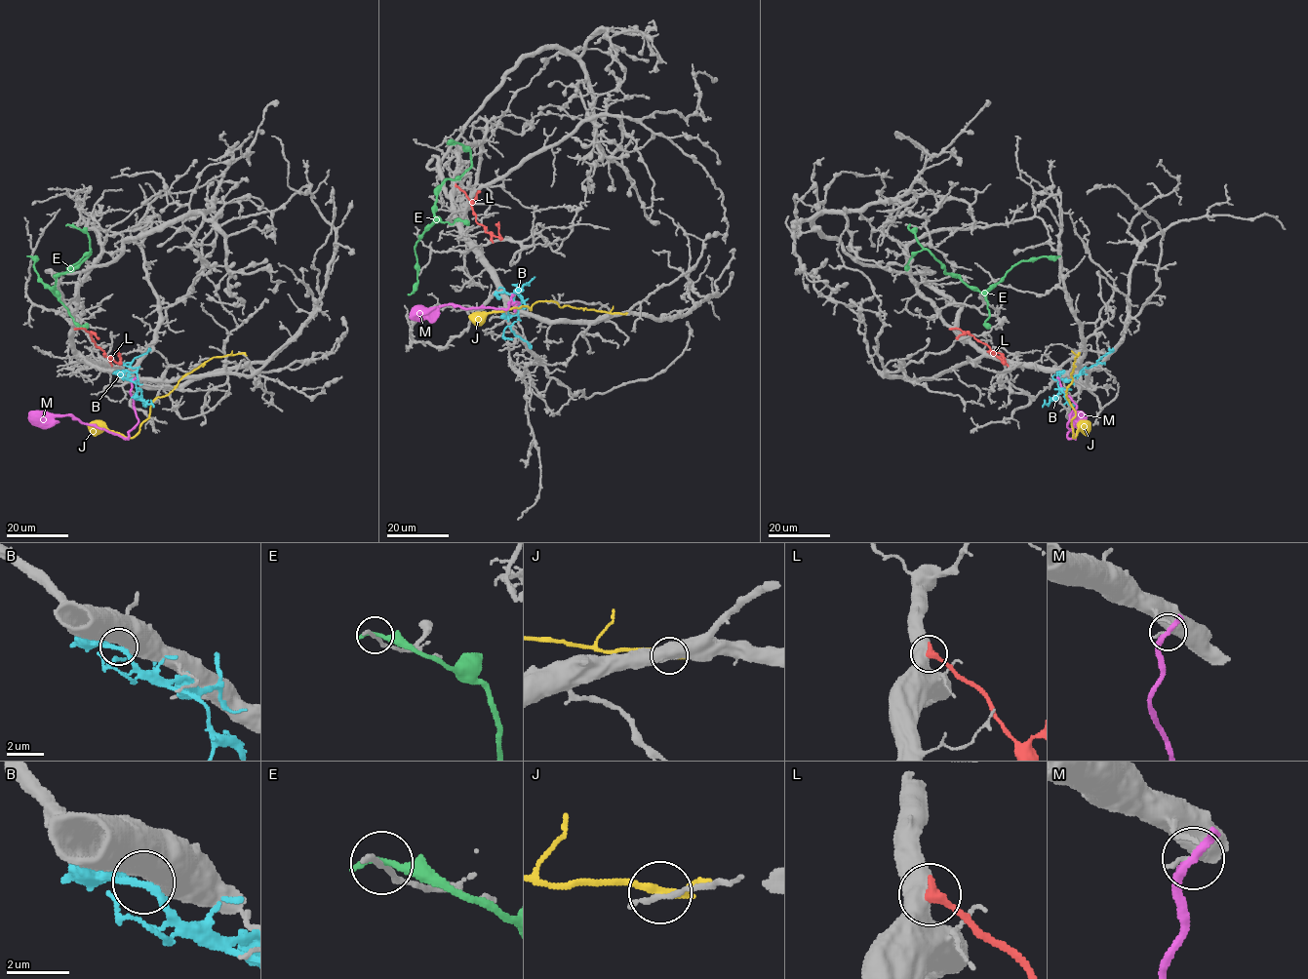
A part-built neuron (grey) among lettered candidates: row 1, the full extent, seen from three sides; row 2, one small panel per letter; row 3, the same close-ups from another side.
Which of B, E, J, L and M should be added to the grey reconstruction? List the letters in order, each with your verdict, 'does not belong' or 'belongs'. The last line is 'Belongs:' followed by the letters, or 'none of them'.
B: does not belong
E: does not belong
J: does not belong
L: does not belong
M: does not belong
Belongs: none of them

